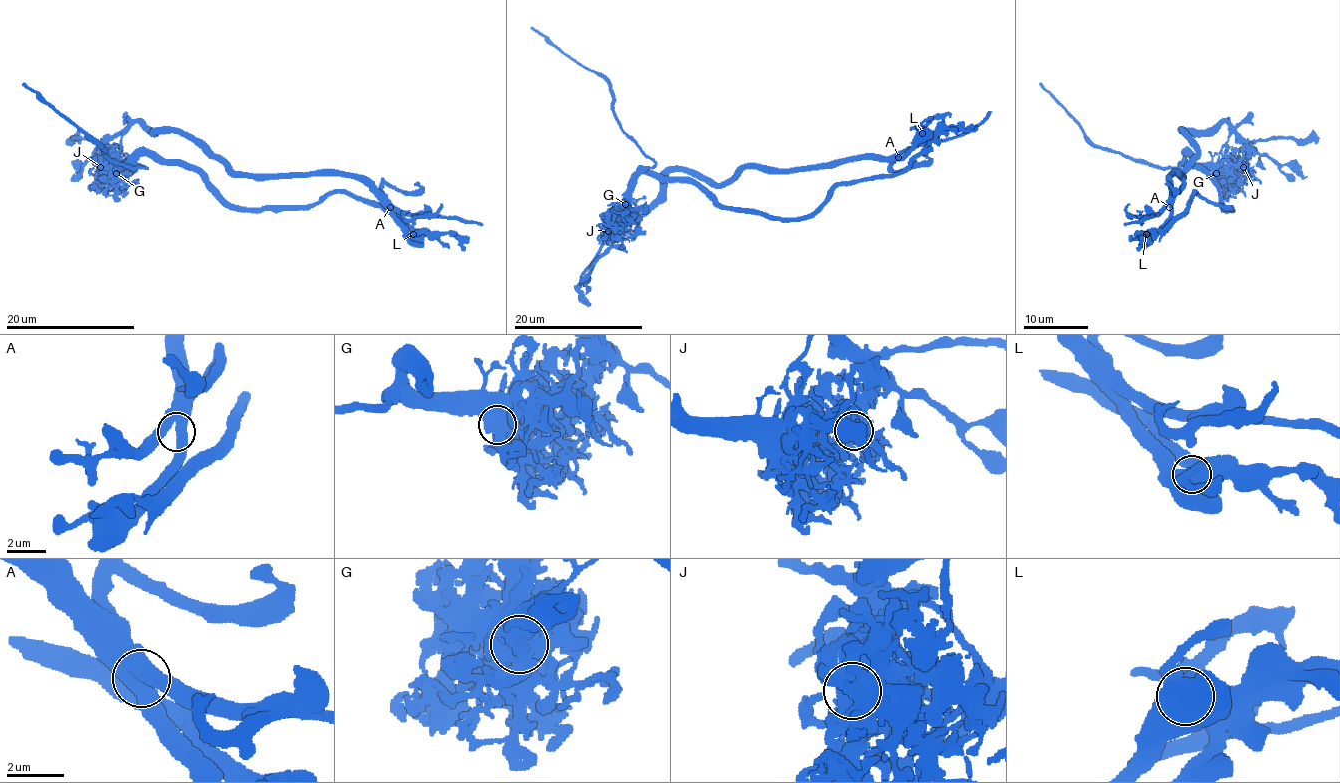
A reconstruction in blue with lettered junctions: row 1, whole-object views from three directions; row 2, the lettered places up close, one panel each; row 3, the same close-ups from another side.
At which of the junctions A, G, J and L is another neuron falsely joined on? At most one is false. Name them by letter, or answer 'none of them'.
L

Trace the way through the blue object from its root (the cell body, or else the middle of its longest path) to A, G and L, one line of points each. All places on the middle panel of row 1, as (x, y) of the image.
A: (670, 173), (695, 171), (715, 183), (728, 183), (744, 168), (834, 167), (861, 158), (898, 157)
G: (670, 173), (665, 179), (665, 191), (639, 216), (631, 216), (625, 204)
L: (670, 173), (695, 171), (715, 183), (728, 183), (744, 168), (834, 167), (861, 158), (900, 158), (922, 133)

